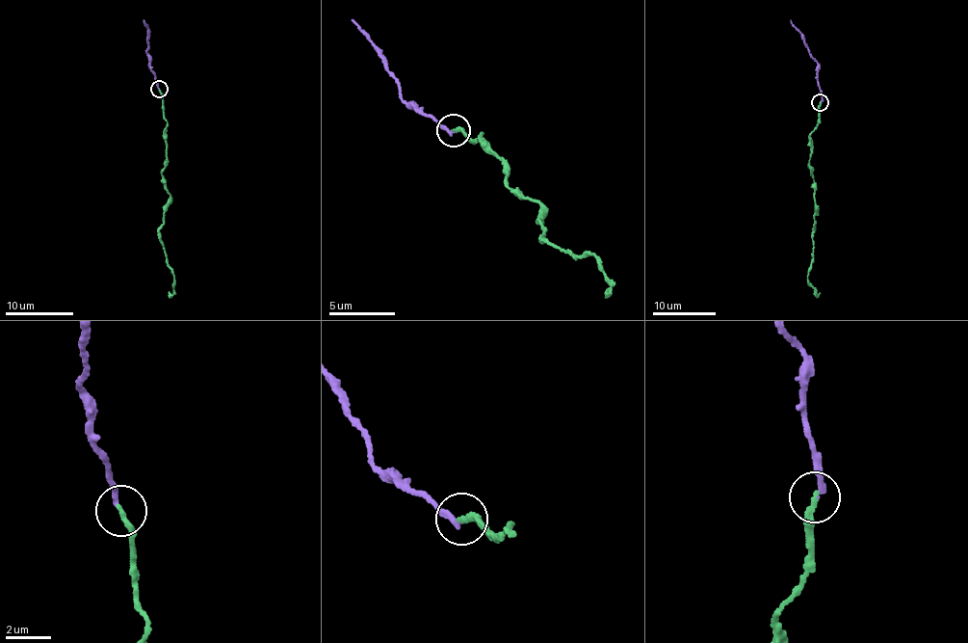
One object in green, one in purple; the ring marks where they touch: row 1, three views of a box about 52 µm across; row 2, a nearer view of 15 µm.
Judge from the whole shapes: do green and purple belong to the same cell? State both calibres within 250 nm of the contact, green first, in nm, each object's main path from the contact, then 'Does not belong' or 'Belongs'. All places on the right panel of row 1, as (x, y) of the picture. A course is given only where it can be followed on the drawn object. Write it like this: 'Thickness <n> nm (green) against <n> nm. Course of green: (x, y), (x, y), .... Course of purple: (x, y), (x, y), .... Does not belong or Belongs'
Thickness 320 nm (green) against 240 nm. Course of green: (821, 102), (820, 120), (809, 135), (810, 170), (816, 211), (813, 262), (806, 277), (817, 296). Course of purple: (821, 102), (817, 64), (809, 52), (803, 35), (791, 20). Belongs

